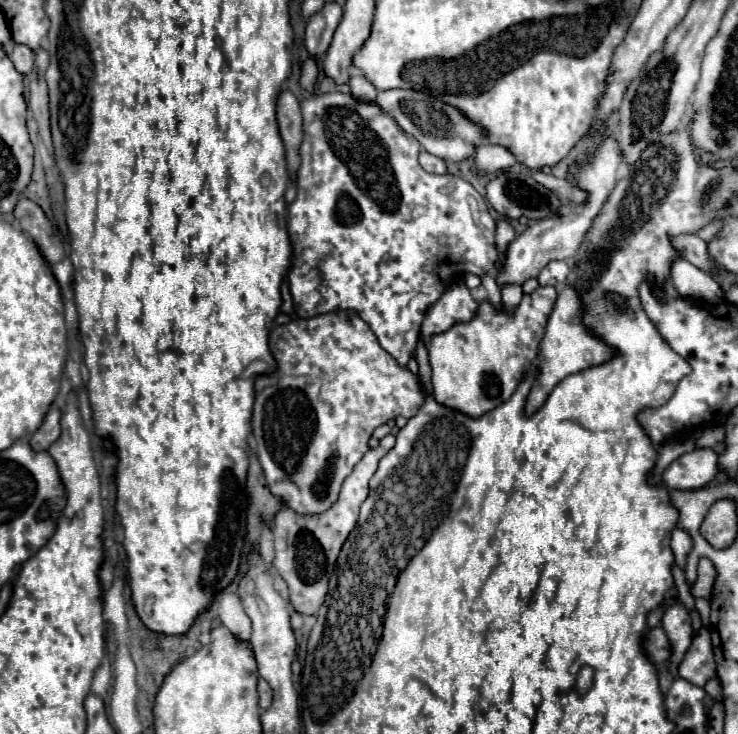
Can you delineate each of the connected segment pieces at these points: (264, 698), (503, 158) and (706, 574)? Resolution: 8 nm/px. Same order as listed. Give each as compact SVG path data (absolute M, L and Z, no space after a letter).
M260 679L260 683L258 683L258 695L260 695L260 709L262 711L268 709L272 703L272 689L264 679Z
M486 143L476 149L474 163L476 163L478 171L482 171L482 173L496 173L496 171L504 171L504 169L512 167L516 163L516 159L508 149Z
M702 557L698 563L698 579L692 585L690 593L694 599L698 597L710 597L712 589L714 589L714 581L716 581L716 567L710 559Z

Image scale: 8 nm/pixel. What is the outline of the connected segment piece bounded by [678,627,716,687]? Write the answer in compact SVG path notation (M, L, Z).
M700 627L700 631L694 633L692 645L682 661L682 671L678 675L688 679L690 683L696 683L698 687L704 687L704 683L716 675L716 663L712 655L710 637L706 641L706 627Z

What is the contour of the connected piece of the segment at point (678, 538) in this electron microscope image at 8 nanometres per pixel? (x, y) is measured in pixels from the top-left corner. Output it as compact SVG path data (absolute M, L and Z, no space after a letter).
M672 531L672 539L670 539L670 547L676 559L676 565L680 565L684 569L684 559L688 555L688 551L692 549L692 539L688 533L684 531Z

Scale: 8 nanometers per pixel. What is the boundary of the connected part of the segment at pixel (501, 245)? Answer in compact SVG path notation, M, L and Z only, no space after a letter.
M498 221L496 223L496 245L498 245L498 249L500 249L500 253L504 253L506 251L506 247L508 247L508 243L512 241L516 237L516 233L514 233L514 229L510 227L510 223L508 221Z

